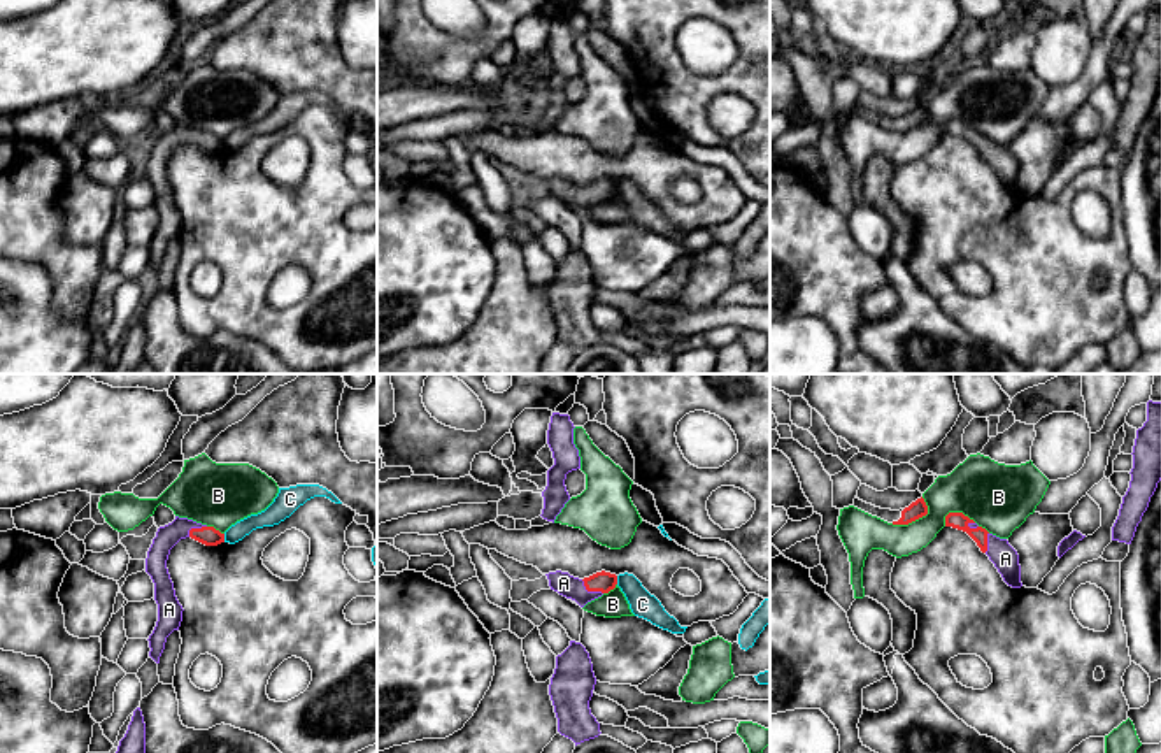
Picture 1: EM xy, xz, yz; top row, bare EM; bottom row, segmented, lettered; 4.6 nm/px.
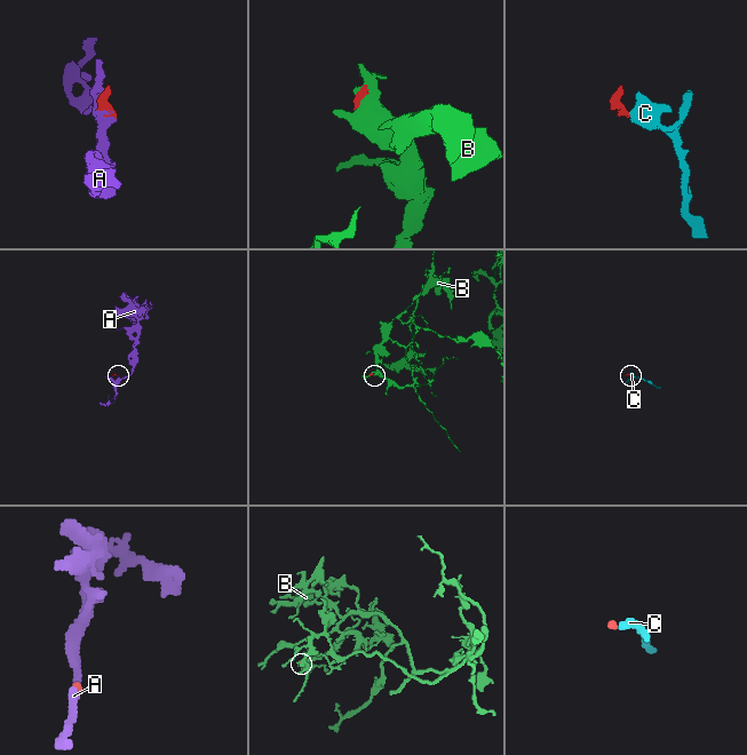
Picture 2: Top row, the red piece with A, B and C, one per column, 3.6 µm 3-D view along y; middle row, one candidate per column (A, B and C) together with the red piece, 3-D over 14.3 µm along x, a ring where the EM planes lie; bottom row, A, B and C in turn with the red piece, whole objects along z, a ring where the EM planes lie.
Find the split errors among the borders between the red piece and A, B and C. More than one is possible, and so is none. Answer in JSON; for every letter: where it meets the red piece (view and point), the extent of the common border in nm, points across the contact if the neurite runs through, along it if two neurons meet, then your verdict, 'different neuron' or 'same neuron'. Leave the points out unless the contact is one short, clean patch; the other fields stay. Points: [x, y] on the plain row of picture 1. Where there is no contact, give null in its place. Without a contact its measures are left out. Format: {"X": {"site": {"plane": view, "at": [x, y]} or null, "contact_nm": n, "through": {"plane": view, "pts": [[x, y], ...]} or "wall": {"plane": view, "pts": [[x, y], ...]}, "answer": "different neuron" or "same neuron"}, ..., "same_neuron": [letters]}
{"A": {"site": {"plane": "xz", "at": [590, 197]}, "contact_nm": 120, "through": {"plane": "xz", "pts": [[602, 188], [590, 197], [577, 197], [563, 190]]}, "answer": "same neuron"}, "B": {"site": {"plane": "yz", "at": [916, 125]}, "contact_nm": 200, "answer": "different neuron"}, "C": {"site": {"plane": "xy", "at": [223, 144]}, "contact_nm": 40, "wall": {"plane": "xy", "pts": [[223, 141], [225, 148]]}, "answer": "different neuron"}, "same_neuron": ["A"]}

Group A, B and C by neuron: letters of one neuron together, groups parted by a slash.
A / B / C

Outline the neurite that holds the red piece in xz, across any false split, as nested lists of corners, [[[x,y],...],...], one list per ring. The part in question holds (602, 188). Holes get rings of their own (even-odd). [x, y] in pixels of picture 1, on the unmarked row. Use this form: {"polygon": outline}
{"polygon": [[[549,179],[545,181],[549,186],[551,197],[558,198],[559,202],[575,207],[580,214],[588,209],[609,200],[617,191],[617,183],[610,179],[596,179],[589,184],[579,186],[570,183],[568,179]]]}

